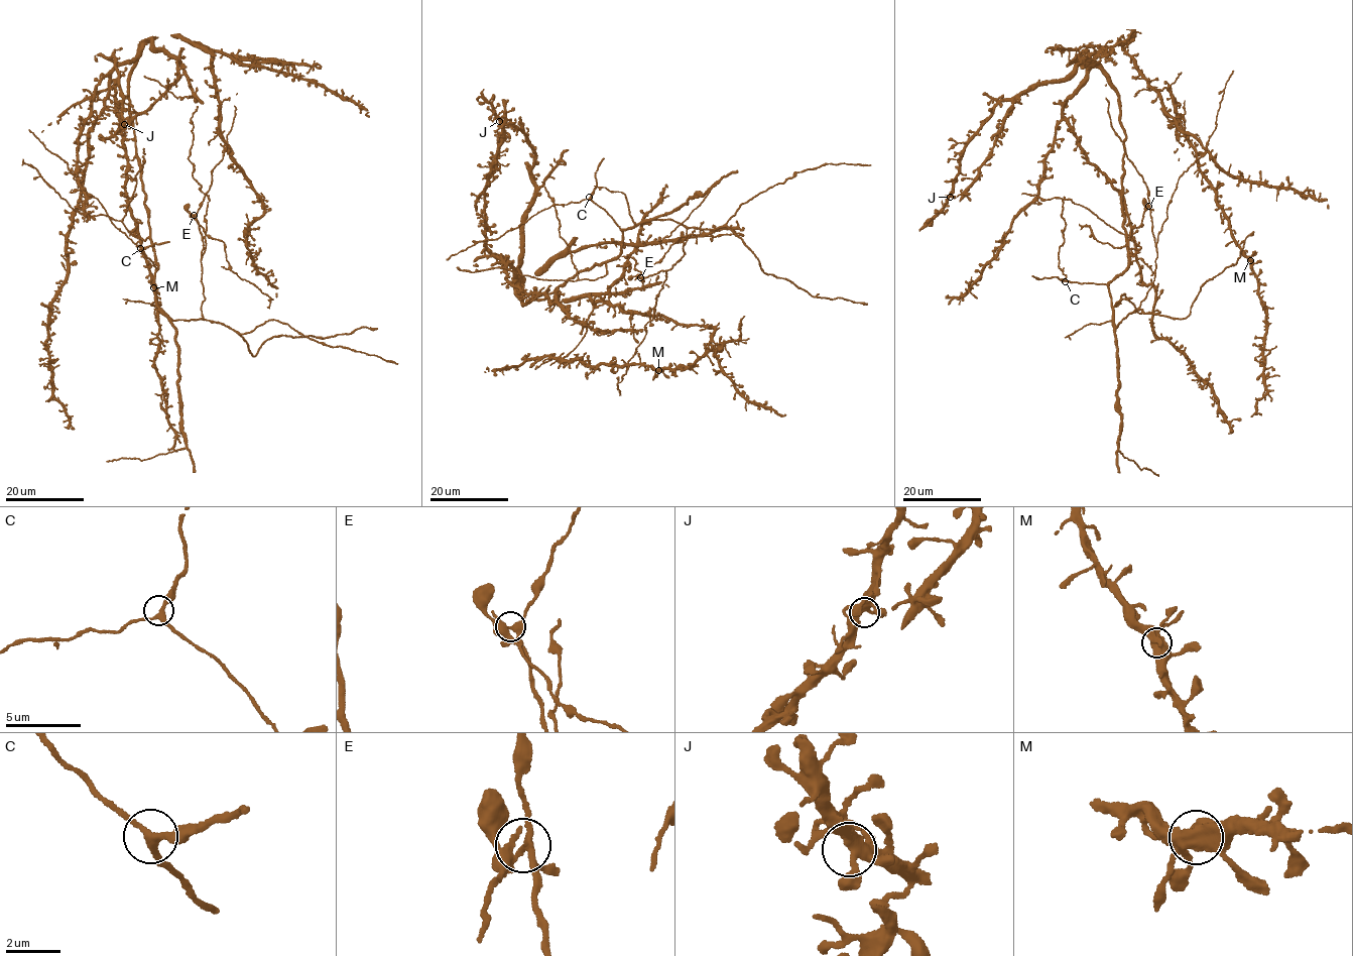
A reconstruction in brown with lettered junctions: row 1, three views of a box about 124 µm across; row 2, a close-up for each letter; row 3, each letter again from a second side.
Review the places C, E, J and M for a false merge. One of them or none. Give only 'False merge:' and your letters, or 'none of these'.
False merge: E

